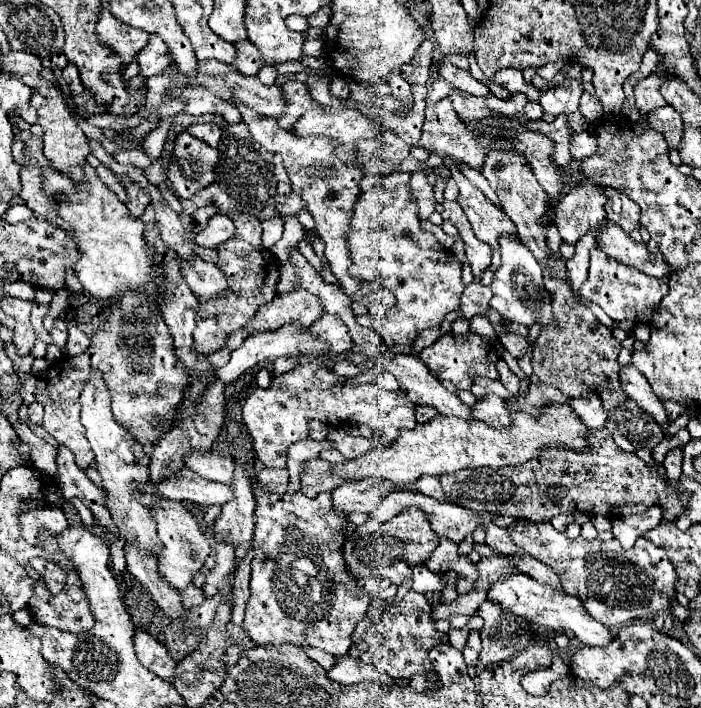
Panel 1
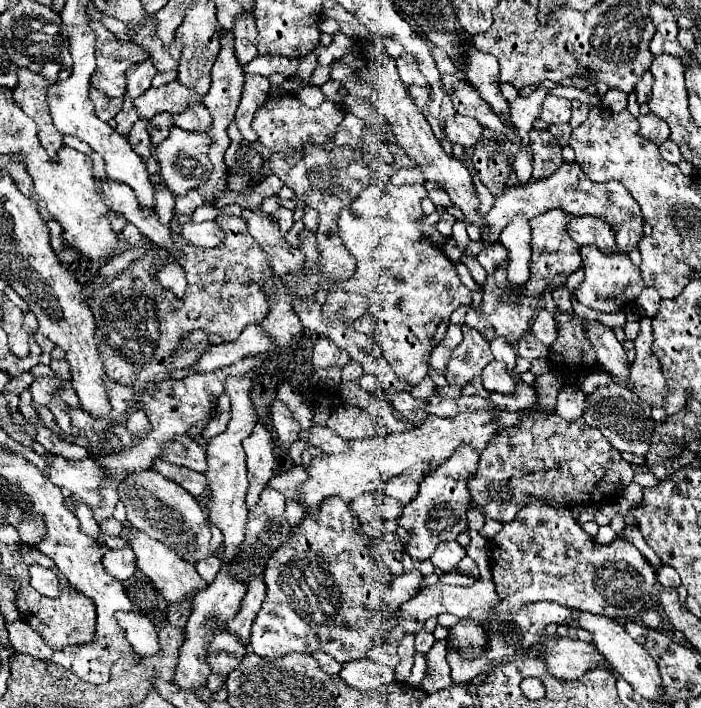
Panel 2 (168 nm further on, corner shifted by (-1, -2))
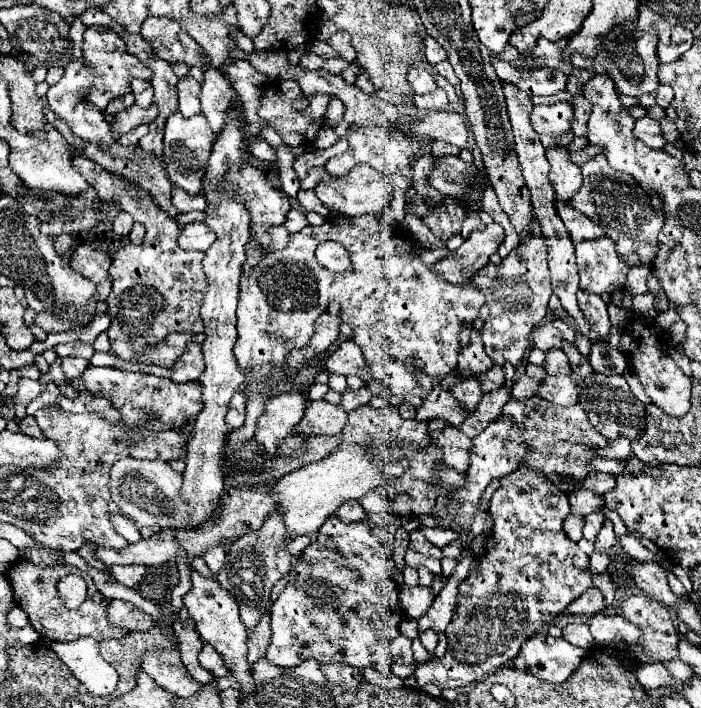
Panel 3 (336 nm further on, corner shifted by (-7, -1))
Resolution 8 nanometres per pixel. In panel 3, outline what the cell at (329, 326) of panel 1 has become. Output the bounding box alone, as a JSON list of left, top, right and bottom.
[327,340,373,382]

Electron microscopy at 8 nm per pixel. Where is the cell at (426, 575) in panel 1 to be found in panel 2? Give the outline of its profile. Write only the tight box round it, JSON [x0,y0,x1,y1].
[251,497,423,663]

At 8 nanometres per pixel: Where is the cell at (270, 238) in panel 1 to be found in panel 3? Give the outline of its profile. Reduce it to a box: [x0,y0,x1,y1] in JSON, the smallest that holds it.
[283,208,307,234]

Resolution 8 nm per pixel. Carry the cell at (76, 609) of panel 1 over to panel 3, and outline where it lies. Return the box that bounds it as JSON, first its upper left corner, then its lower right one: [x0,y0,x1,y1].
[5,558,127,642]

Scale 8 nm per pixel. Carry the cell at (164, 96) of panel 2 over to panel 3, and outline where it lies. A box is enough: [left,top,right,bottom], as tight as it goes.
[113,102,157,138]

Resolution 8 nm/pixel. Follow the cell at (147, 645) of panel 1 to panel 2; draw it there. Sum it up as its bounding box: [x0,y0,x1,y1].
[115,611,161,655]

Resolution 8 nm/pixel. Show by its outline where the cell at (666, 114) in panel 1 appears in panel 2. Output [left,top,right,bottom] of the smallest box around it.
[637,113,671,145]

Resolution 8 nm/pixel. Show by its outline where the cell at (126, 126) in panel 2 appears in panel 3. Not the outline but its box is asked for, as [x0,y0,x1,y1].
[117,124,147,146]

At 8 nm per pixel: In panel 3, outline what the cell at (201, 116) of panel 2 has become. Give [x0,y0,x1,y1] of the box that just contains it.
[177,78,199,118]

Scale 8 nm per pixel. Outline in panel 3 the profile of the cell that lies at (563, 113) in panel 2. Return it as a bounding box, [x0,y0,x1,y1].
[531,102,575,136]

